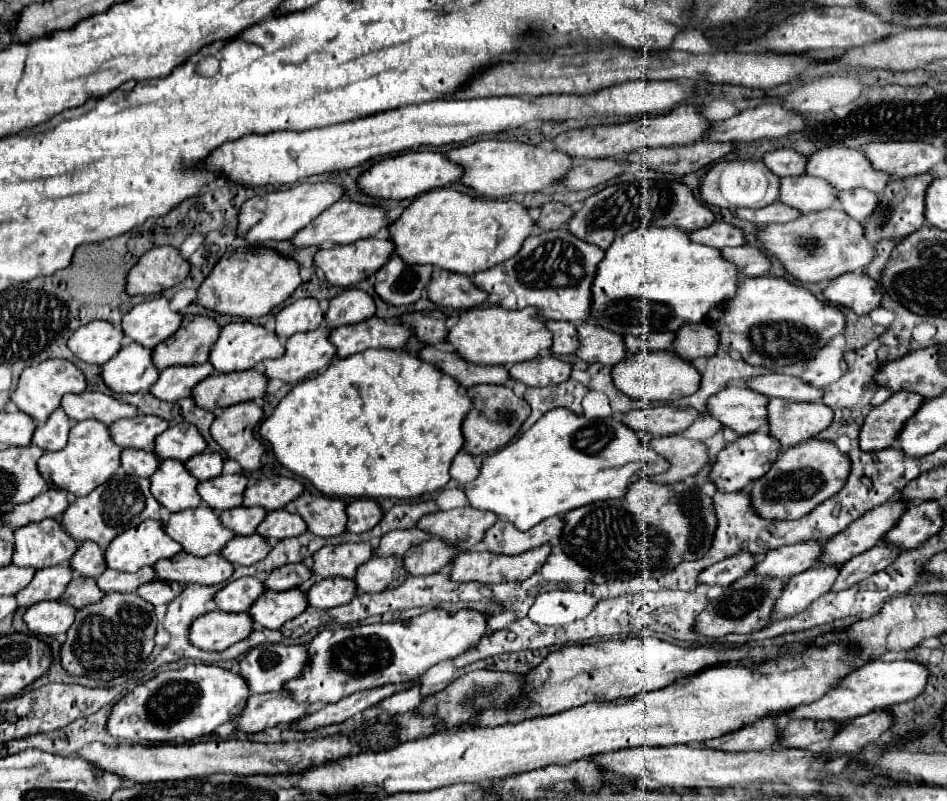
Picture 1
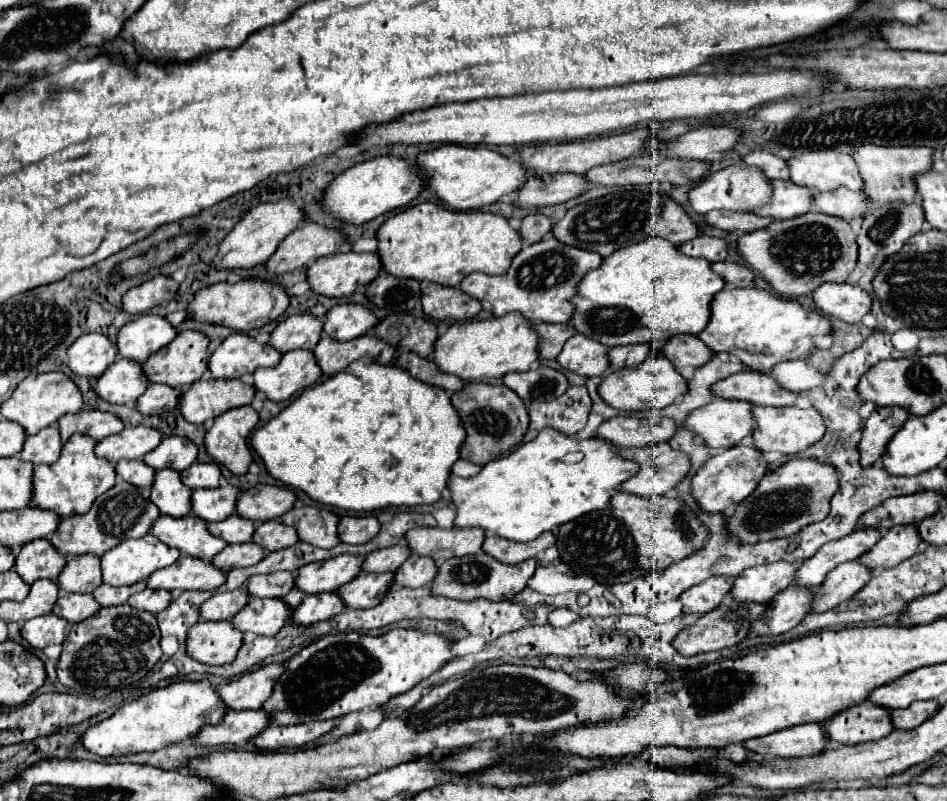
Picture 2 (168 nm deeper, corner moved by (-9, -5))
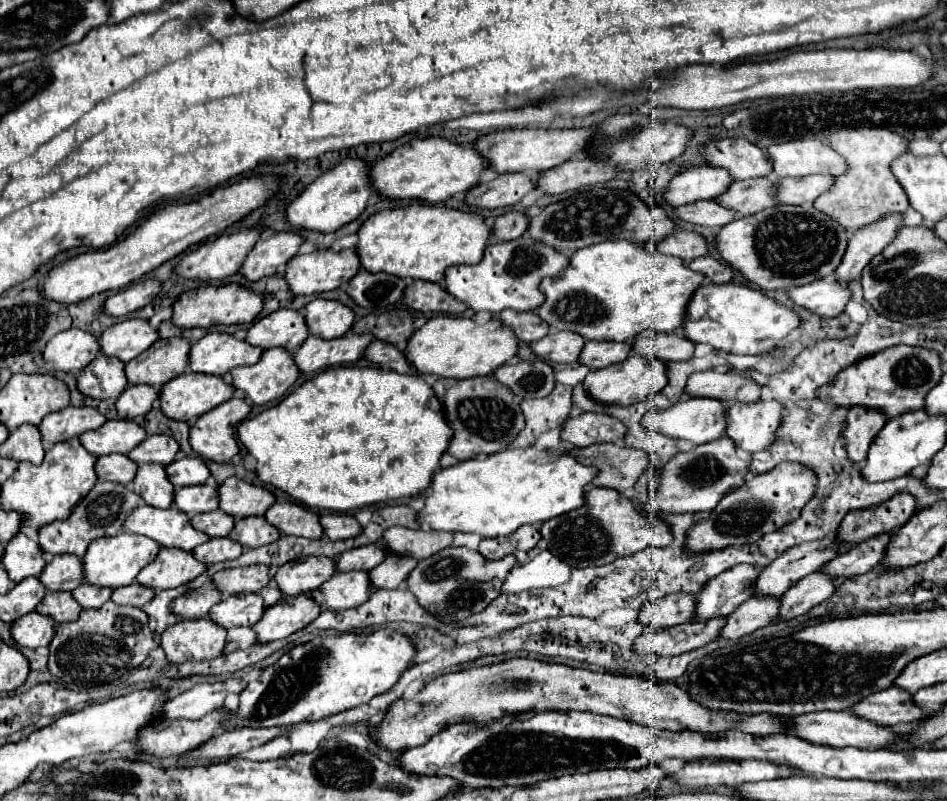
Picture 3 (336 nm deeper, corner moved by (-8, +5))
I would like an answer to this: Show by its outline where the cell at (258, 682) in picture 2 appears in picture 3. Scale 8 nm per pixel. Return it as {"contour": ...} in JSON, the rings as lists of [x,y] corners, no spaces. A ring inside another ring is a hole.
{"contour":[[[227,679],[223,683],[203,683],[195,685],[191,691],[185,691],[173,699],[167,699],[161,713],[159,721],[175,721],[175,719],[199,719],[213,709],[223,707],[223,701],[227,693],[241,693],[245,685],[239,679]]]}

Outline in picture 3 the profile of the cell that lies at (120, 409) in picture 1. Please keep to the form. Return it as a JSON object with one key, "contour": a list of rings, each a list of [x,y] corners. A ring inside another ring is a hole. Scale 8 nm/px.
{"contour":[[[65,407],[45,417],[39,425],[39,433],[41,433],[43,445],[49,447],[59,441],[73,439],[79,433],[97,429],[103,423],[105,423],[105,417],[93,407]]]}

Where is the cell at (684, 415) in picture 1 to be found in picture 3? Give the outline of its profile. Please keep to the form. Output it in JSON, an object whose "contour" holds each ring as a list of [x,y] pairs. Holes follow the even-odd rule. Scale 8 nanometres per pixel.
{"contour":[[[581,413],[579,417],[569,417],[561,425],[561,439],[575,447],[619,443],[623,439],[623,425],[619,425],[619,421],[615,421],[611,415]]]}

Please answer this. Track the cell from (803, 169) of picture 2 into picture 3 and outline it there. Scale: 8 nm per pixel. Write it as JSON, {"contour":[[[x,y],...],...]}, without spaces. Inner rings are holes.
{"contour":[[[801,139],[769,145],[767,153],[777,177],[803,177],[823,171],[825,175],[839,175],[847,169],[843,157],[819,139]]]}

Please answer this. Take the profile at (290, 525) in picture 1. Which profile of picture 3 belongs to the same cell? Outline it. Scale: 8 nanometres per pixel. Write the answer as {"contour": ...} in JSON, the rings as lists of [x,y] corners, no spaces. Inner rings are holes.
{"contour":[[[243,517],[235,521],[235,527],[229,533],[229,539],[239,541],[243,547],[255,549],[277,541],[279,529],[269,525],[265,517]]]}

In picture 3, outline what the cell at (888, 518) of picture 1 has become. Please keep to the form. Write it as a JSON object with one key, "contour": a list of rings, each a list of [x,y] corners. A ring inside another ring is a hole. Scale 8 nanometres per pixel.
{"contour":[[[823,539],[823,541],[815,541],[815,543],[801,543],[801,545],[791,547],[783,555],[779,555],[771,565],[761,569],[761,573],[755,581],[755,593],[753,595],[755,597],[781,597],[799,579],[819,571],[829,559],[833,559],[833,555],[837,555],[837,545],[831,545],[831,539]]]}

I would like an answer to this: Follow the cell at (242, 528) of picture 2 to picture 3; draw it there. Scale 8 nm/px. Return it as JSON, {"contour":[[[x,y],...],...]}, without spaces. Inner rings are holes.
{"contour":[[[215,509],[209,513],[193,515],[191,525],[209,537],[227,537],[231,533],[231,529],[235,527],[235,519],[227,513],[223,513],[221,509]]]}

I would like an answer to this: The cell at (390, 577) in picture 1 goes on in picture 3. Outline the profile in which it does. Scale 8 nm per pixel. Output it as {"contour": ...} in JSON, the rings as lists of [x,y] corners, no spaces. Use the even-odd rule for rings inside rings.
{"contour":[[[351,571],[351,573],[335,573],[321,587],[311,591],[311,597],[317,605],[329,607],[333,611],[359,607],[367,601],[369,595],[369,577],[367,571]]]}

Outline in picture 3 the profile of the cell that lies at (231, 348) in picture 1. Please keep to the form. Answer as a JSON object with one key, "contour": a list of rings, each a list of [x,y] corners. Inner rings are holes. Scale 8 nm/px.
{"contour":[[[207,333],[201,337],[189,353],[189,367],[195,373],[203,375],[225,375],[233,367],[253,365],[259,361],[263,351],[247,345],[245,341],[235,339],[227,333]]]}

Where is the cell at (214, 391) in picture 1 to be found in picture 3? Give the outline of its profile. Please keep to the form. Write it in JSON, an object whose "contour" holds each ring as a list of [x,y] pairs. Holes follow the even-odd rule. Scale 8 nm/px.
{"contour":[[[183,373],[167,381],[159,391],[159,409],[175,421],[193,421],[231,399],[235,389],[223,385],[223,377]]]}

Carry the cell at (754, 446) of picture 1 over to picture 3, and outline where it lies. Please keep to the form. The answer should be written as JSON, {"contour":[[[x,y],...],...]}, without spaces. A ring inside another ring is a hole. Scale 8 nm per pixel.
{"contour":[[[727,437],[715,439],[705,445],[697,445],[689,453],[679,453],[671,457],[661,467],[659,481],[649,487],[649,499],[643,503],[643,509],[649,515],[713,511],[721,497],[743,485],[743,473],[747,471],[747,465],[747,461],[739,459],[733,441]]]}

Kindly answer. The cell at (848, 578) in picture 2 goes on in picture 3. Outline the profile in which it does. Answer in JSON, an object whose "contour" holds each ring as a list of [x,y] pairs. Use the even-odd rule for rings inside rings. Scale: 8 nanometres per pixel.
{"contour":[[[817,571],[817,573],[803,577],[797,585],[793,585],[781,597],[779,617],[775,617],[773,623],[789,621],[789,619],[795,619],[795,617],[809,613],[815,605],[823,603],[825,599],[829,599],[833,595],[835,585],[837,585],[837,579],[827,577],[827,573],[823,573],[823,571]]]}

